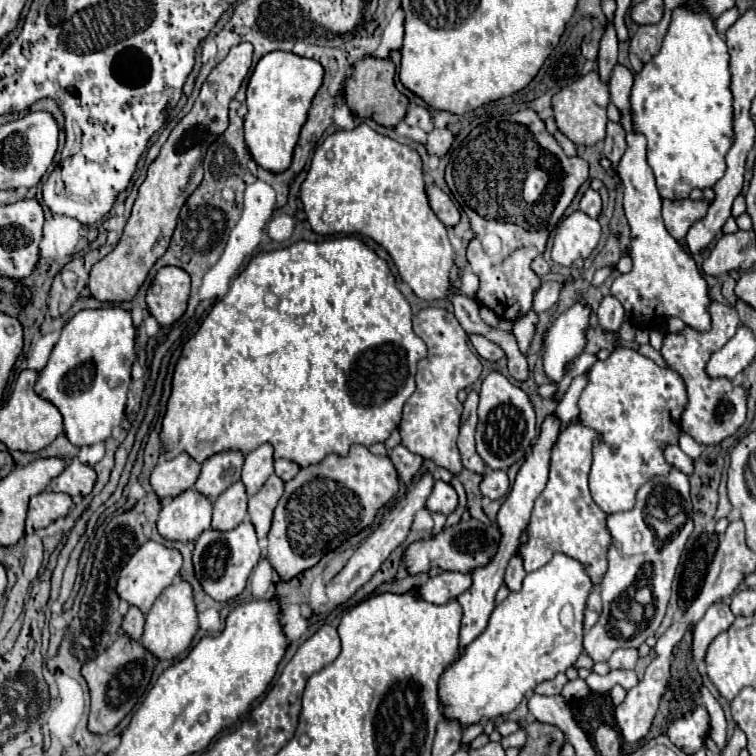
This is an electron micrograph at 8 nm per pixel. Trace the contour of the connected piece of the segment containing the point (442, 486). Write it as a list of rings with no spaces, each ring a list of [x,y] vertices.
[[[436,479],[426,507],[430,511],[442,511],[442,513],[448,515],[448,513],[454,511],[456,505],[458,505],[458,495],[456,495],[454,487],[450,483],[444,483],[442,479]]]

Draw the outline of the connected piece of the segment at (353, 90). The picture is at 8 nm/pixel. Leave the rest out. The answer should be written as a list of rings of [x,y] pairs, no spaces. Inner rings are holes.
[[[366,57],[360,63],[356,63],[356,69],[348,77],[348,85],[344,89],[344,101],[348,109],[356,117],[362,117],[362,119],[372,117],[378,125],[384,125],[384,127],[394,127],[396,123],[400,123],[406,115],[408,99],[394,87],[394,73],[396,73],[396,67],[390,59]]]

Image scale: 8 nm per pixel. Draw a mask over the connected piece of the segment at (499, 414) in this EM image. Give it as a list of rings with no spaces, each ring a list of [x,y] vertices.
[[[492,371],[480,389],[478,427],[476,427],[476,451],[490,469],[506,471],[510,465],[526,455],[526,449],[536,439],[536,415],[530,397],[510,383],[504,375]]]

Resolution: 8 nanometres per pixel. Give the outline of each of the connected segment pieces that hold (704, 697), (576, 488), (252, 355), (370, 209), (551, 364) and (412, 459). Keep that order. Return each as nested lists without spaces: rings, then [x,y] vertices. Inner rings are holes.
[[[706,687],[700,689],[700,701],[708,709],[708,715],[710,715],[710,731],[708,731],[708,735],[714,739],[714,743],[722,751],[724,745],[726,745],[726,717],[724,717],[724,711],[722,711],[720,703],[712,697],[712,693]]]
[[[574,421],[564,429],[552,447],[550,479],[546,489],[534,503],[532,517],[528,521],[528,541],[518,547],[524,561],[524,571],[536,571],[546,565],[554,553],[564,553],[586,567],[594,585],[600,585],[606,573],[606,551],[610,547],[610,535],[606,529],[606,513],[594,503],[588,489],[588,473],[592,465],[592,445],[600,439],[596,429],[588,429]]]
[[[340,237],[322,243],[298,241],[286,249],[276,249],[268,253],[256,255],[248,267],[234,279],[226,297],[218,301],[194,337],[182,347],[182,355],[174,367],[172,375],[172,393],[166,403],[166,415],[162,421],[160,441],[166,447],[162,453],[164,459],[176,457],[176,453],[188,453],[196,463],[204,463],[208,457],[222,451],[240,451],[248,455],[262,443],[270,443],[274,447],[274,459],[288,459],[298,463],[300,467],[308,467],[312,463],[320,463],[326,455],[348,455],[350,445],[360,443],[370,447],[375,443],[383,443],[392,431],[398,428],[404,401],[414,393],[414,375],[416,363],[426,355],[426,345],[412,331],[412,311],[404,295],[394,287],[394,277],[386,265],[372,249],[360,243],[354,237]],[[406,383],[406,395],[400,395],[400,389]]]
[[[360,123],[352,131],[336,131],[316,149],[308,175],[300,185],[300,201],[306,219],[318,235],[362,235],[376,241],[392,257],[398,275],[422,301],[448,299],[466,333],[482,333],[498,343],[508,357],[508,371],[514,379],[528,377],[526,357],[518,351],[516,339],[510,333],[512,323],[500,319],[496,329],[490,329],[478,315],[480,307],[472,297],[452,289],[450,269],[452,245],[444,223],[432,213],[424,191],[422,161],[416,151],[400,145]]]
[[[578,303],[548,327],[544,337],[544,371],[550,381],[558,383],[566,373],[566,365],[582,353],[588,315],[590,309]]]
[[[402,445],[394,447],[388,457],[390,457],[390,461],[394,463],[394,467],[396,467],[398,475],[400,475],[400,481],[406,483],[406,485],[410,485],[410,483],[414,481],[416,473],[418,473],[420,467],[422,467],[422,461],[424,461],[420,455],[410,453],[410,451],[408,451],[406,447],[402,447]]]

